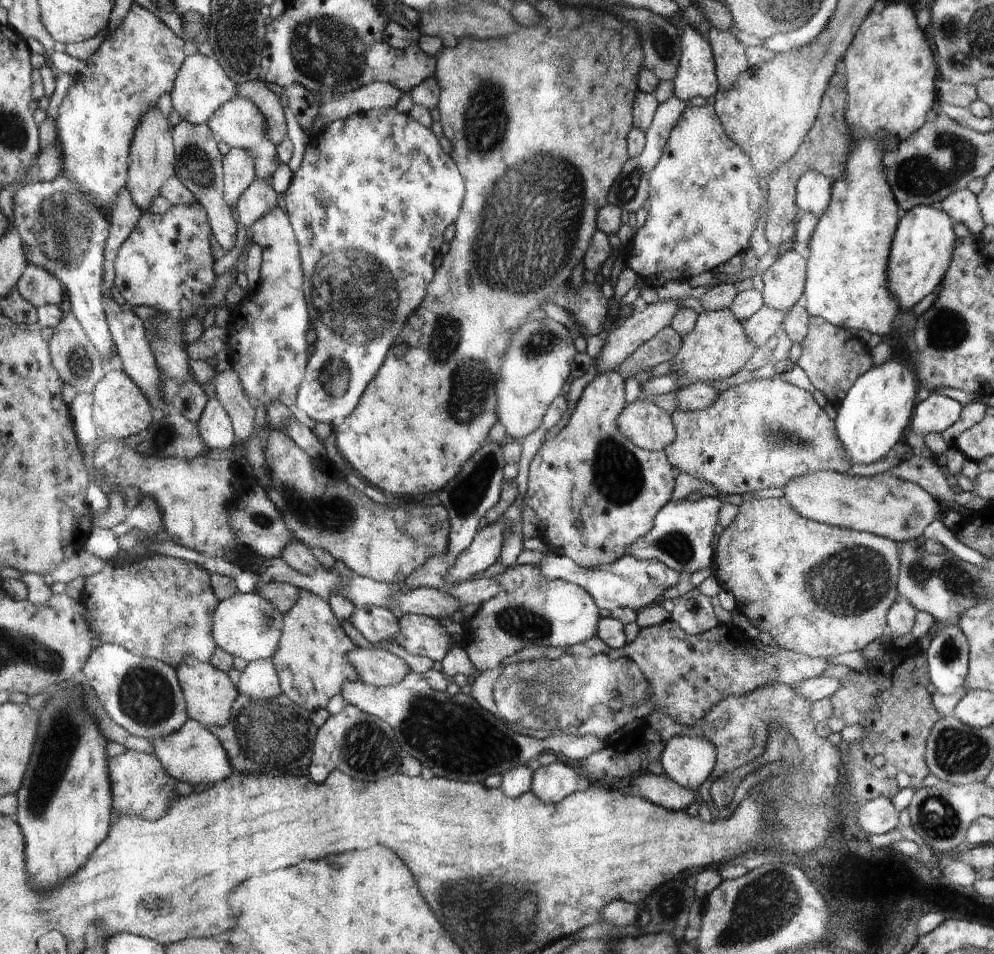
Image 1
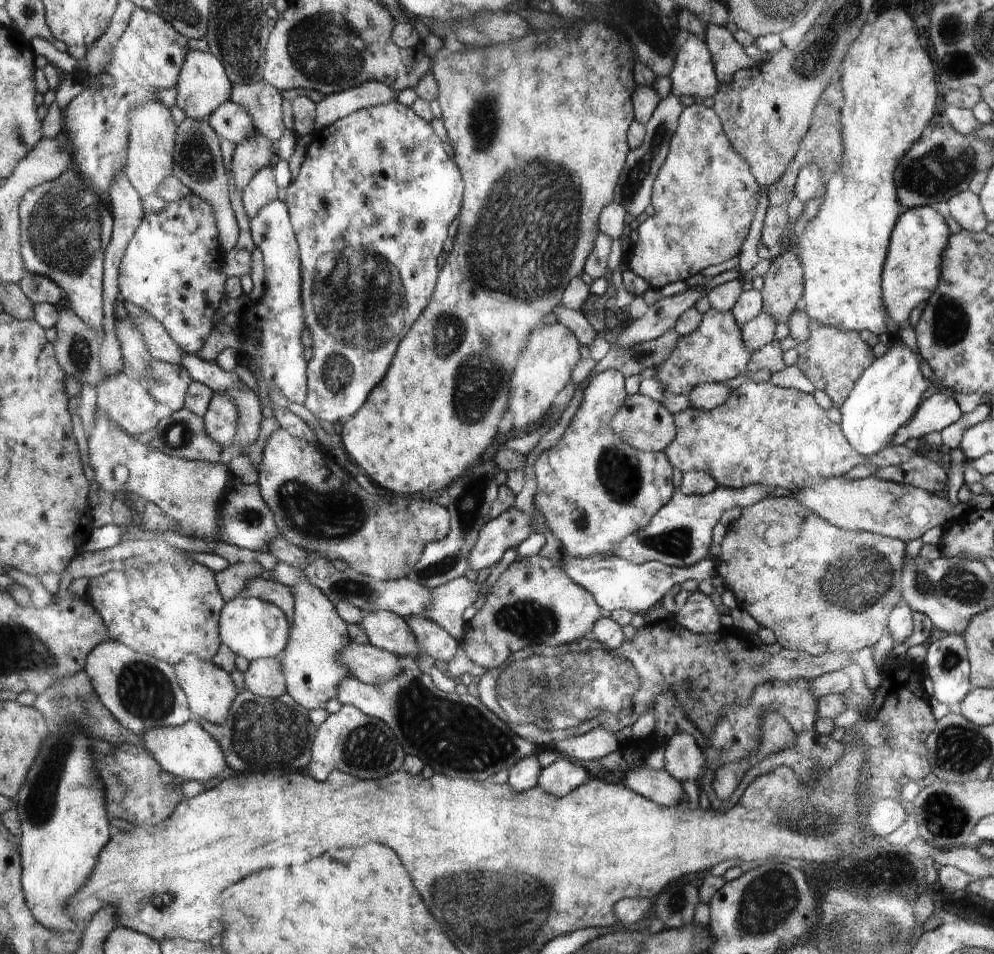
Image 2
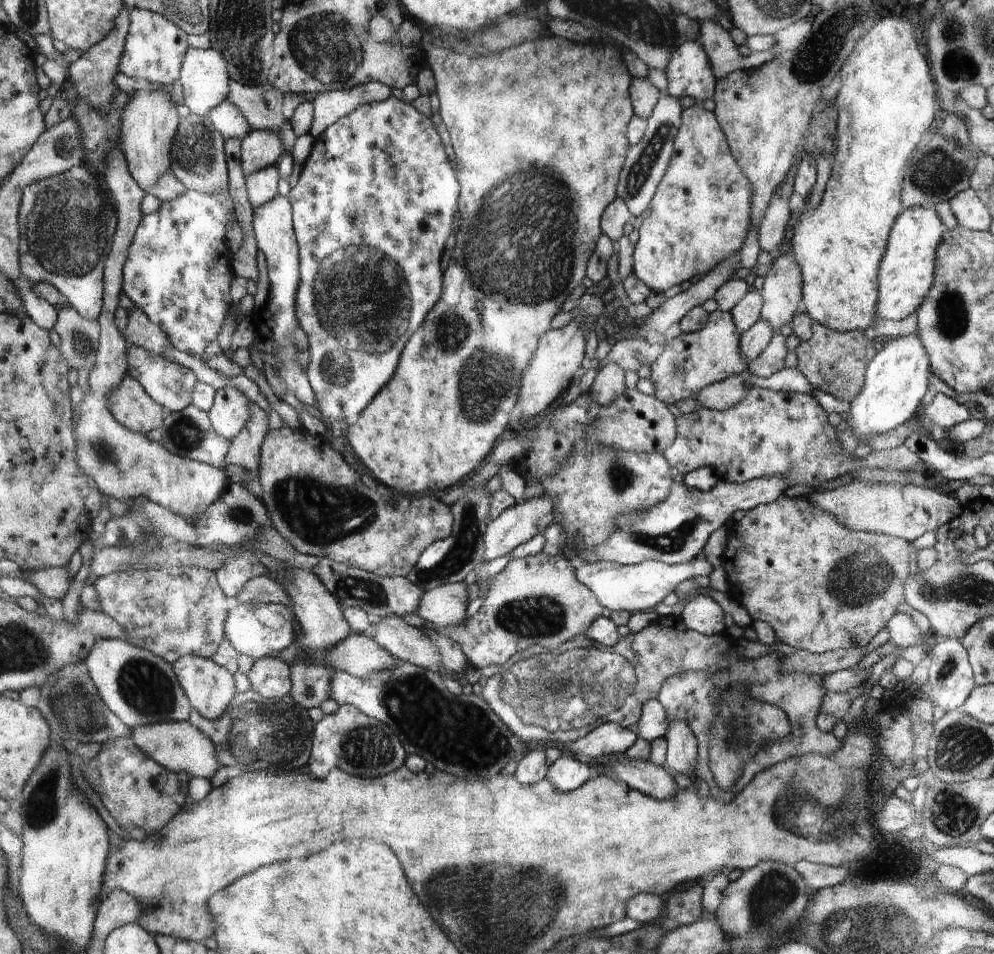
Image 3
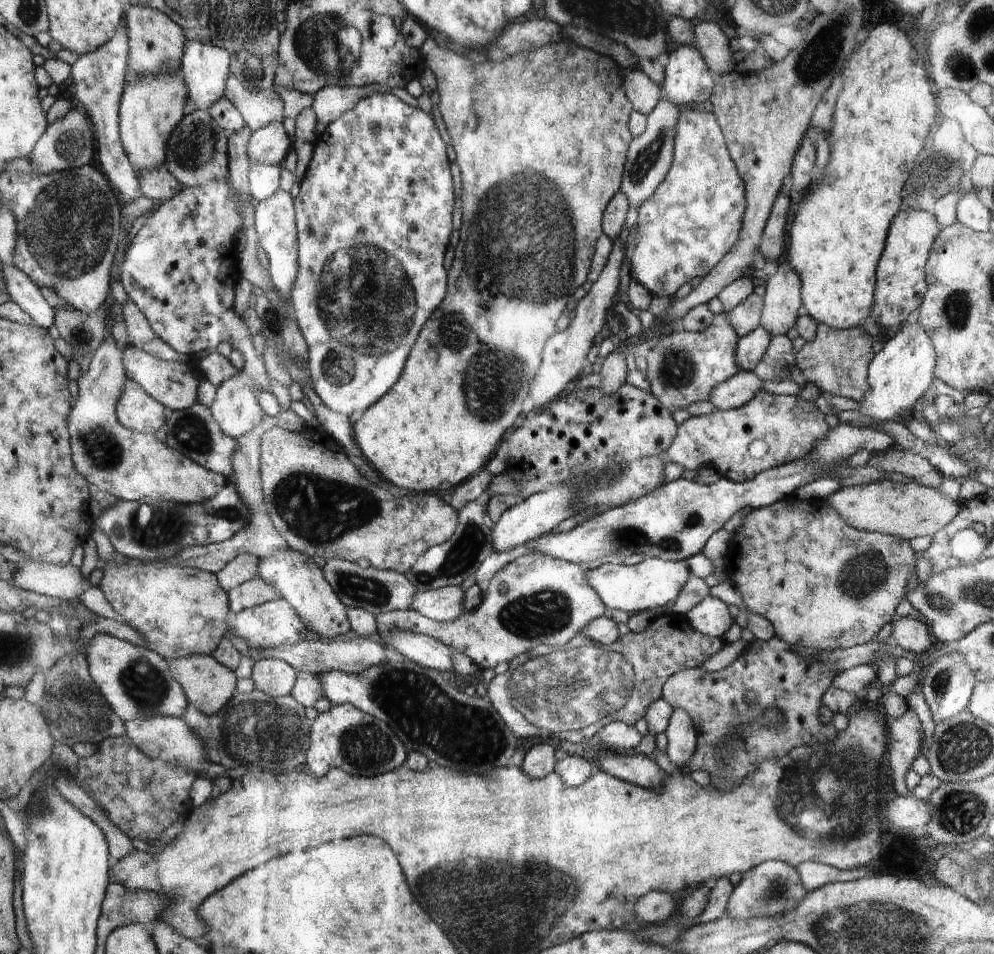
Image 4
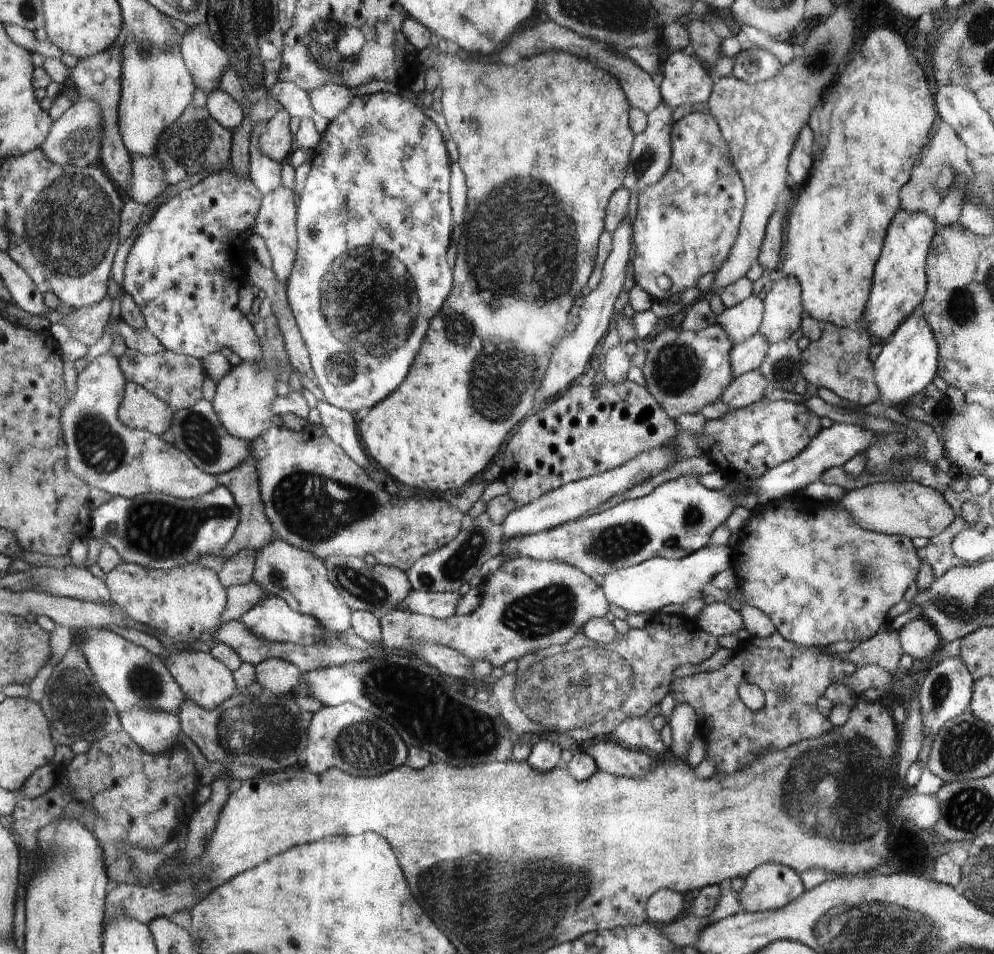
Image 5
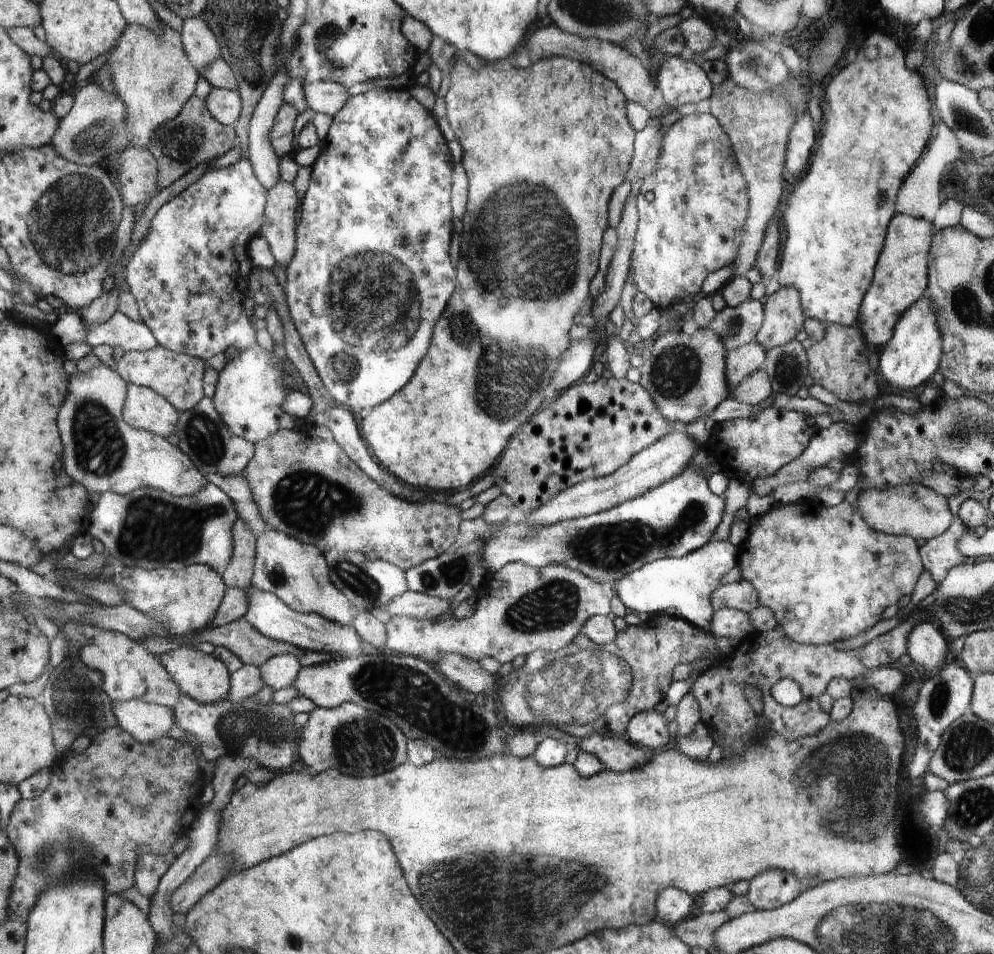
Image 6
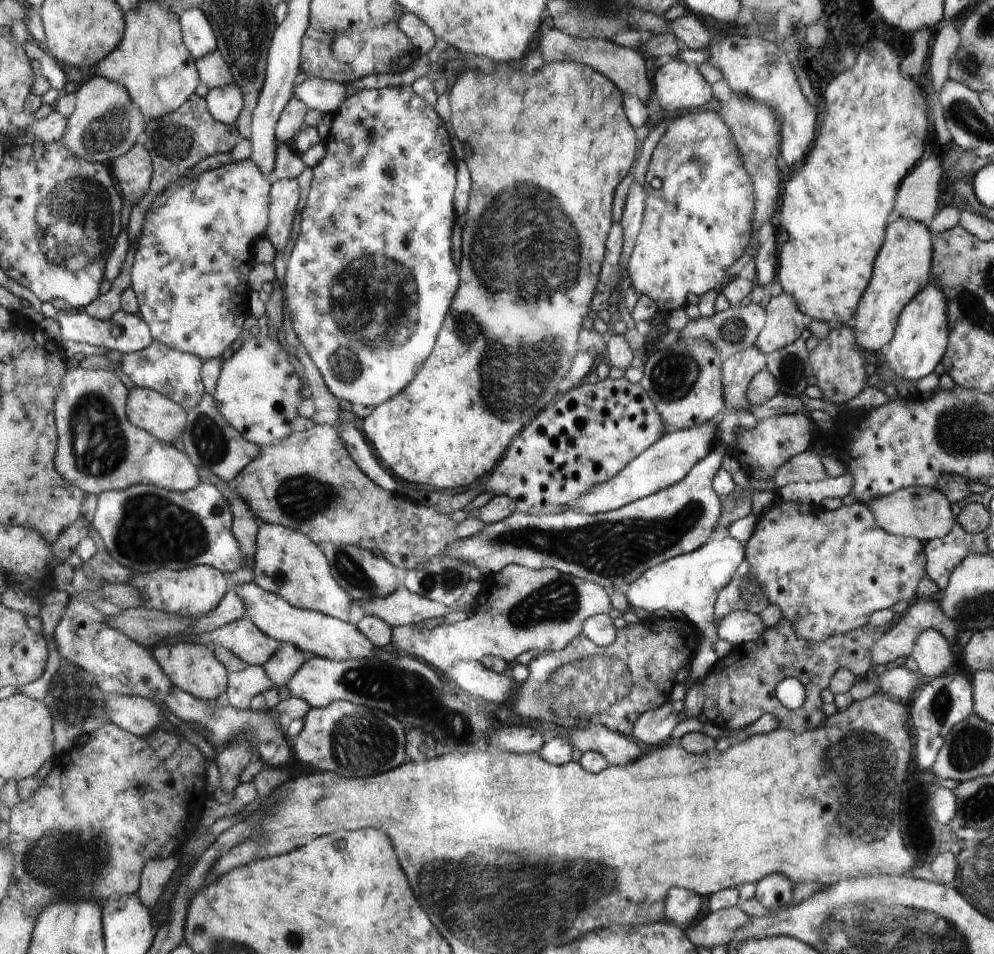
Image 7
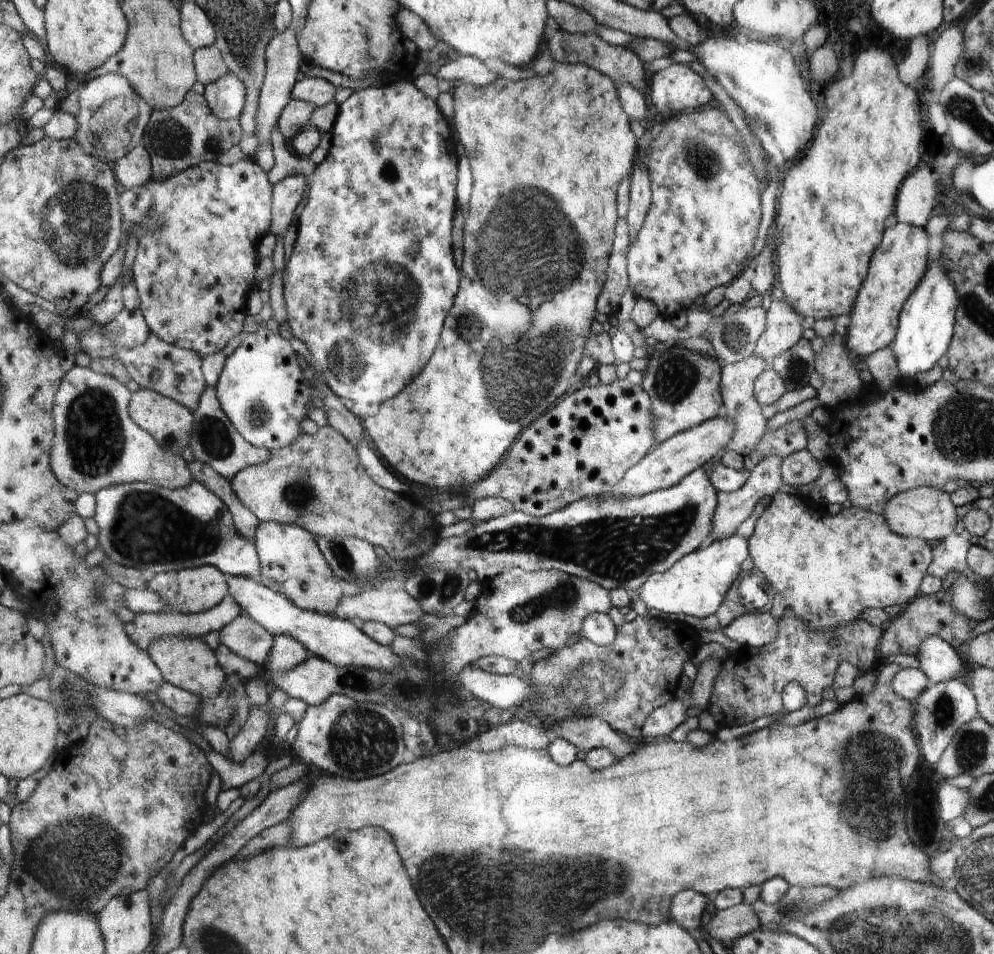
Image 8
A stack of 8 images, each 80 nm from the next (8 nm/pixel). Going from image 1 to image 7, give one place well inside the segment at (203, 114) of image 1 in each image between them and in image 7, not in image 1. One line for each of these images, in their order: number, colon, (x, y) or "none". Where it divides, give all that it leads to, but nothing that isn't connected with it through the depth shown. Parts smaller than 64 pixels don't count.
2: (203, 85)
3: (204, 75)
4: (205, 67)
5: (204, 57)
6: (200, 43)
7: (197, 31)

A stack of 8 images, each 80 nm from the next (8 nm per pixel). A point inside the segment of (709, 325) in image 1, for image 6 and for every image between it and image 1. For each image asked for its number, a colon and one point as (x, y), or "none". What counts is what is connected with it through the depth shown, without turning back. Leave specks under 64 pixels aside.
2: (715, 352)
3: (690, 362)
4: (683, 367)
5: (686, 371)
6: (686, 375)

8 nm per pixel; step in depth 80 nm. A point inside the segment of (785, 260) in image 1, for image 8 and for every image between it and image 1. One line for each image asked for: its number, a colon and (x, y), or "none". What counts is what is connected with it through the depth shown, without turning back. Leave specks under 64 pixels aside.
2: (783, 283)
3: (783, 286)
4: (781, 295)
5: (782, 309)
6: (783, 316)
7: (784, 323)
8: (783, 330)

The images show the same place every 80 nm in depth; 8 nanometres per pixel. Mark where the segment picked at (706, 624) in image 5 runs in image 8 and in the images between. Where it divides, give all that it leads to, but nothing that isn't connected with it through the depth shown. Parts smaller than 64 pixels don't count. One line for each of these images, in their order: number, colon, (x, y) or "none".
6: (731, 623)
7: (738, 627)
8: (756, 629)

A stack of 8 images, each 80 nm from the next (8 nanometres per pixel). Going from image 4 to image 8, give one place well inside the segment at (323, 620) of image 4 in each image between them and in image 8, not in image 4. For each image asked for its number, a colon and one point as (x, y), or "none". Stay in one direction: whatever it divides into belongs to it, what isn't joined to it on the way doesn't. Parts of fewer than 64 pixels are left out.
5: (298, 576)
6: (297, 572)
7: (288, 563)
8: (292, 563)

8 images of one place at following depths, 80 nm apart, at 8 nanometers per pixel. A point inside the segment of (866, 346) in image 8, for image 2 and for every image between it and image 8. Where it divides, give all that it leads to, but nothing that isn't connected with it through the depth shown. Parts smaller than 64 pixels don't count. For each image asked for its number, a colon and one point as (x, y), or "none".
2: (912, 273)
3: (907, 273)
4: (902, 278)
5: (901, 285)
6: (902, 278)
7: (903, 270)

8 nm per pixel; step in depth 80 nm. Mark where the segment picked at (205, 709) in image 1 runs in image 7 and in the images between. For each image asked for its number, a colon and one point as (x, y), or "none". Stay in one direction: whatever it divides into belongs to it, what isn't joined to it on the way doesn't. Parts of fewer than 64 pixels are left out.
2: (210, 690)
3: (210, 687)
4: (209, 686)
5: (205, 680)
6: (199, 675)
7: (191, 667)

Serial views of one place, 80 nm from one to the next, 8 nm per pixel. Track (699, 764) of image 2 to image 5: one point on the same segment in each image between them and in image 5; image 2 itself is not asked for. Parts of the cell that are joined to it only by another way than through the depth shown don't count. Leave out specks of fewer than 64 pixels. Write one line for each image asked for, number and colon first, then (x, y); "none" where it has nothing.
3: (682, 749)
4: (682, 737)
5: (683, 720)

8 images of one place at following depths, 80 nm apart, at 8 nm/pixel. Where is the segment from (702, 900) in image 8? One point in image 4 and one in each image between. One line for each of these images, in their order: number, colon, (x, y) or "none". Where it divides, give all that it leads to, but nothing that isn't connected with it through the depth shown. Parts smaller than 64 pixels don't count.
4: (658, 907)
5: (666, 906)
6: (674, 905)
7: (682, 906)

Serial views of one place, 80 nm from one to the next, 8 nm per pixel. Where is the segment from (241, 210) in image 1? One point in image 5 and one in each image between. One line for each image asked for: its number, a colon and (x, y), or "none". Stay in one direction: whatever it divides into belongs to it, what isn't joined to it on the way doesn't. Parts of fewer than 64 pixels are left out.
2: (262, 189)
3: (262, 185)
4: (264, 180)
5: (266, 173)

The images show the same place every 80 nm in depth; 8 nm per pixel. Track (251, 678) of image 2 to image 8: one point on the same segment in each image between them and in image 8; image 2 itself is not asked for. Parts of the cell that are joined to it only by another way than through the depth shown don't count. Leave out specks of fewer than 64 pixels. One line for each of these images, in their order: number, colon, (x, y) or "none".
3: (270, 676)
4: (276, 678)
5: (277, 676)
6: (279, 671)
7: (284, 663)
8: (287, 652)

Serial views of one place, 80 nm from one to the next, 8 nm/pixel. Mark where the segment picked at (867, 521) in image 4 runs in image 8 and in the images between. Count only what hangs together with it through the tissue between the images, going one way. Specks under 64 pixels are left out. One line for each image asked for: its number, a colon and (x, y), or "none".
5: (907, 508)
6: (915, 510)
7: (924, 513)
8: (927, 513)

